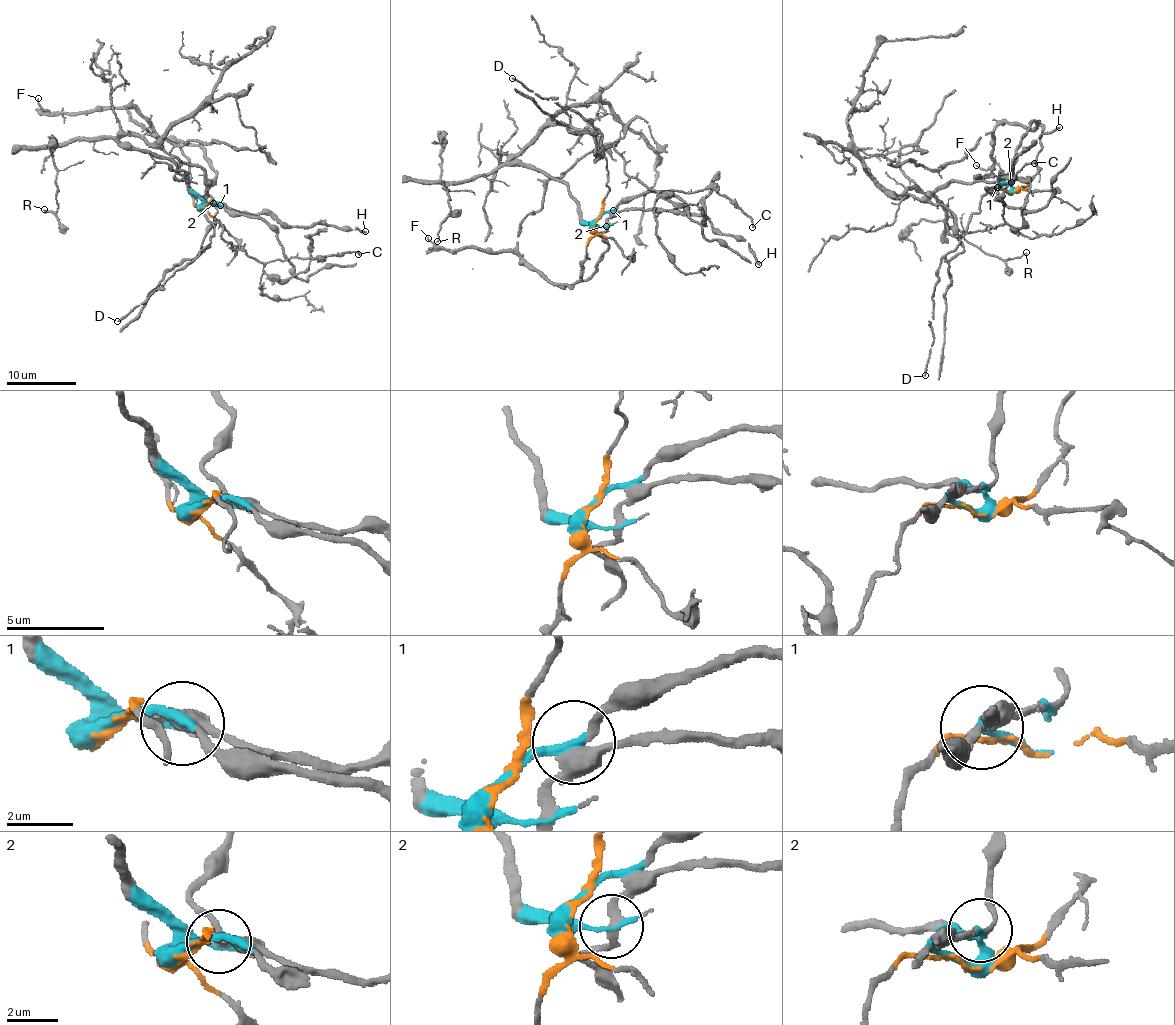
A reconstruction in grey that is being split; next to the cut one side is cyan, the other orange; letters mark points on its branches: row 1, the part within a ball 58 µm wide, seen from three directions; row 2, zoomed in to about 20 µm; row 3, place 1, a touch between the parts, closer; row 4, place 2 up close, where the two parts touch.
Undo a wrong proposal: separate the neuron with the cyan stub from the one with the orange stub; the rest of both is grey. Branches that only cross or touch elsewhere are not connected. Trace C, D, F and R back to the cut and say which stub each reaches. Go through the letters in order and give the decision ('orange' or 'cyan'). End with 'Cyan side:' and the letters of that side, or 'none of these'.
C: cyan
D: orange
F: orange
R: cyan
Cyan side: C, R

